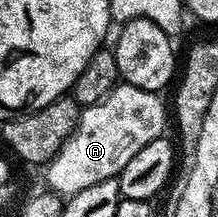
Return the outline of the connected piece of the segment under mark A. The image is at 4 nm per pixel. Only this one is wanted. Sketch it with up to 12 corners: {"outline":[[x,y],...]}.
{"outline":[[120,82],[45,165],[69,198],[167,131],[157,92]]}

